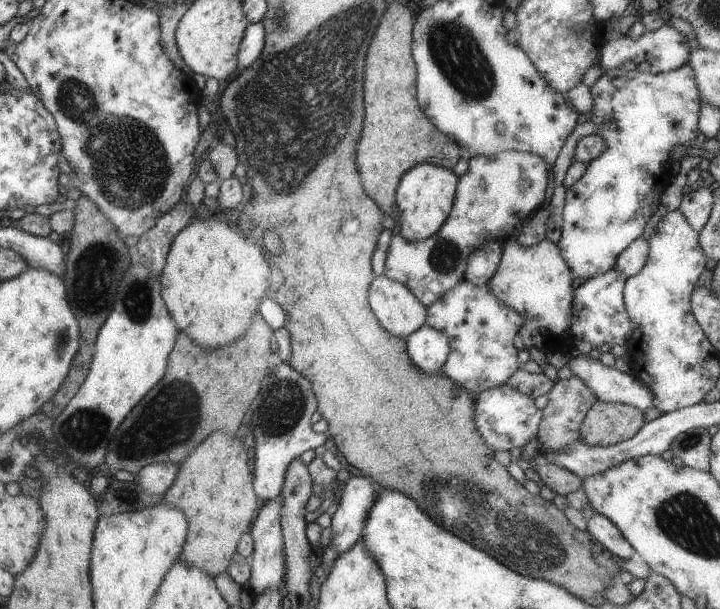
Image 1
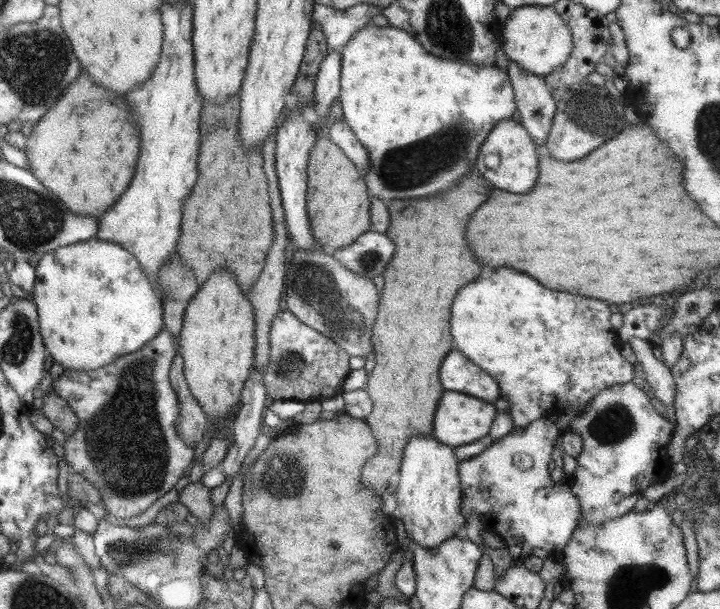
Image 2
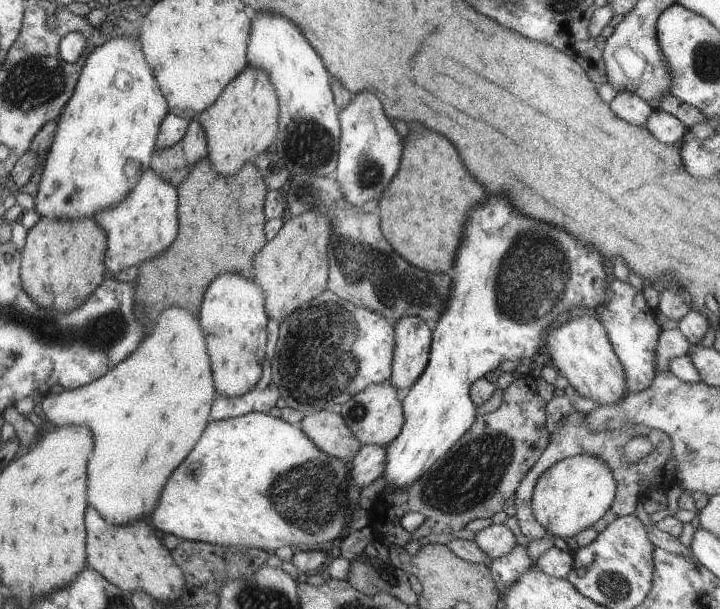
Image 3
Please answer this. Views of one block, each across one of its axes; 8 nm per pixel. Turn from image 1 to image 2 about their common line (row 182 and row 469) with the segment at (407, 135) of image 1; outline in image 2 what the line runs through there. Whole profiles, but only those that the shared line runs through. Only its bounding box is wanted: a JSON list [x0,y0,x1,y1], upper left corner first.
[362,170,490,498]

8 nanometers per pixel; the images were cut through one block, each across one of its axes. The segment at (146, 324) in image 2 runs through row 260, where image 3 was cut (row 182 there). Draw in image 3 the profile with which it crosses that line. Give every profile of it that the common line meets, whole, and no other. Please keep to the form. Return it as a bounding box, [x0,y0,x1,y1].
[35,34,169,221]

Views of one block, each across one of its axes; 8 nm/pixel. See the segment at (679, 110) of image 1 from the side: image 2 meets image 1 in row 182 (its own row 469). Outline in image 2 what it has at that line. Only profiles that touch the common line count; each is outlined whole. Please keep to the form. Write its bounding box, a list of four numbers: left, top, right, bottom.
[566,382,675,524]

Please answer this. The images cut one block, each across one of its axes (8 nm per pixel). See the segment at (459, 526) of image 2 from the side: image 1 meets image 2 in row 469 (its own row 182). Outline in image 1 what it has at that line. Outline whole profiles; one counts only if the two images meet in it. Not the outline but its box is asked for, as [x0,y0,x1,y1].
[395,163,457,242]

